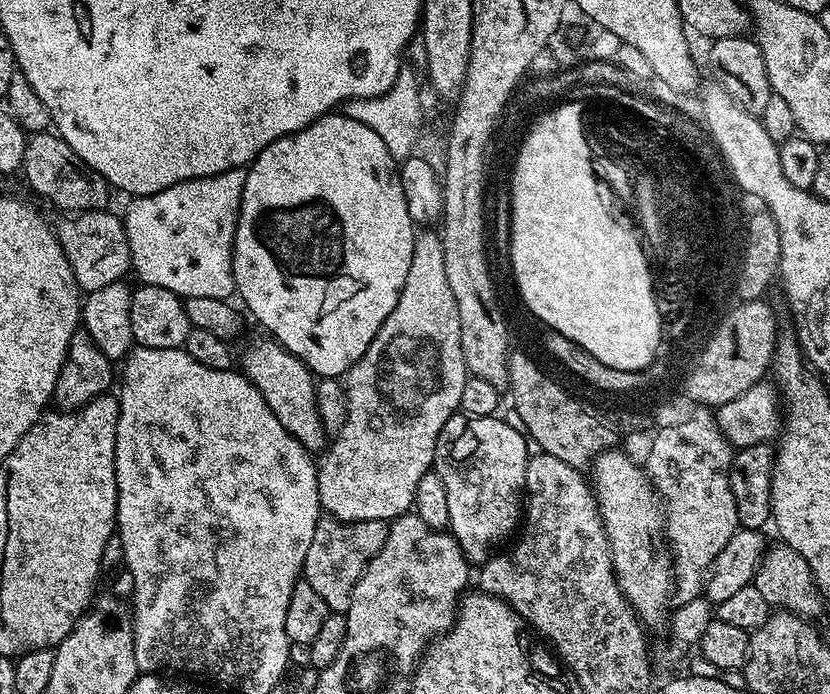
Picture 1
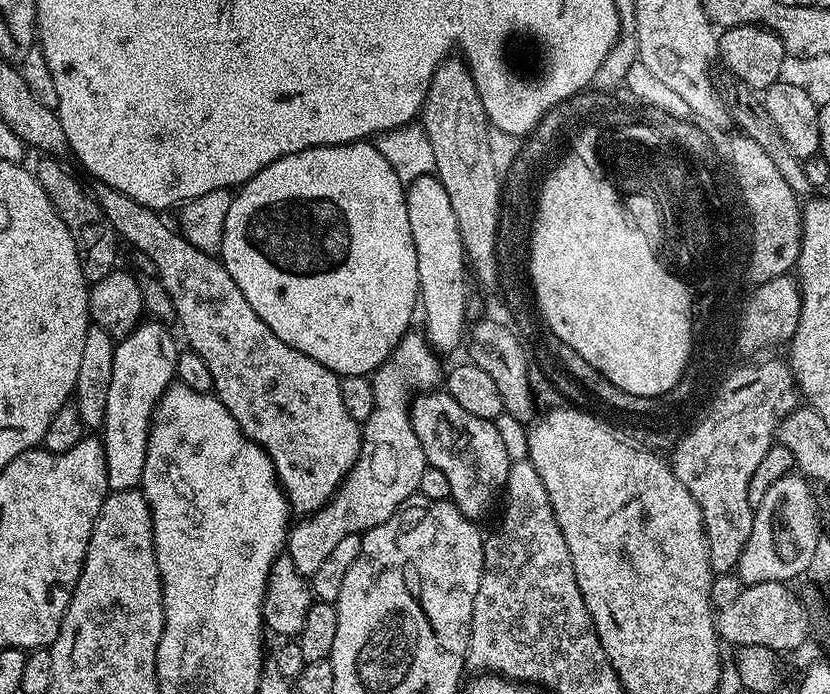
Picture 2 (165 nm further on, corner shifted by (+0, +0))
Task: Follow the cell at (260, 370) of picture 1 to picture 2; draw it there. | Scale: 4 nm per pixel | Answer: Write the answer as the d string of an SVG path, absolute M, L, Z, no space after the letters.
M97 180L91 185L90 191L95 196L98 206L102 206L102 214L106 214L106 218L110 218L110 226L114 226L117 237L123 243L125 240L126 243L133 244L133 249L136 252L146 254L154 262L156 267L155 276L166 288L166 292L172 300L175 319L178 323L180 322L180 328L184 331L185 338L188 339L187 347L196 352L206 362L206 366L210 366L210 374L214 374L212 392L220 399L222 406L226 406L226 410L230 410L234 422L238 422L240 429L258 446L262 446L262 450L266 450L266 454L272 459L277 481L280 487L283 488L285 496L288 497L289 509L297 517L303 518L311 516L313 512L317 512L319 508L324 507L332 499L337 488L344 483L349 470L354 466L354 462L360 453L362 428L354 418L350 418L350 413L346 410L345 403L342 402L340 377L326 366L322 366L322 362L314 362L314 358L302 354L302 350L294 350L294 346L286 346L286 342L282 342L282 338L278 338L278 334L274 334L274 330L270 330L270 326L266 326L266 322L262 322L262 318L258 318L258 314L254 314L254 306L250 306L250 302L246 302L246 294L242 294L242 290L238 290L238 282L234 282L234 278L230 278L230 274L224 269L223 263L213 253L198 250L198 246L194 246L185 236L181 236L173 225L171 228L160 217L163 215L157 209L142 206L142 202L134 202L134 198L130 198L130 194L122 194L122 190L114 190L114 186L106 186L106 182L101 180Z

